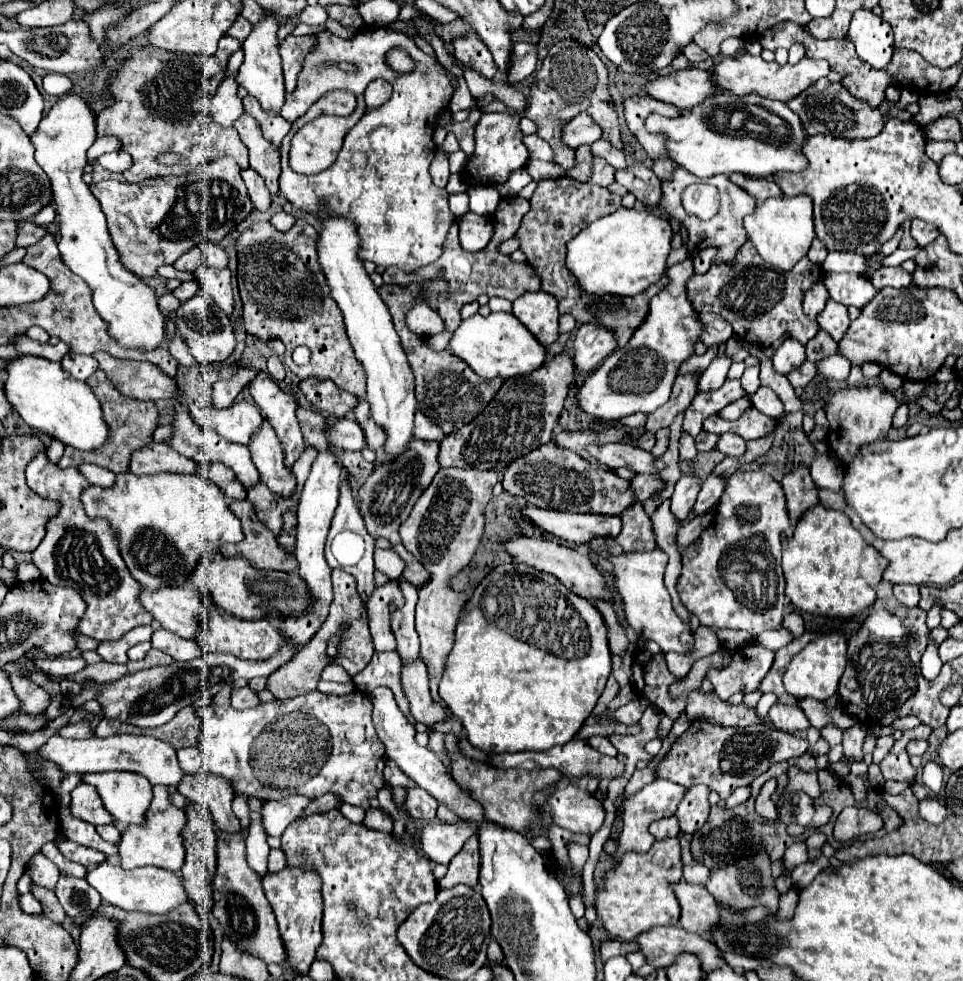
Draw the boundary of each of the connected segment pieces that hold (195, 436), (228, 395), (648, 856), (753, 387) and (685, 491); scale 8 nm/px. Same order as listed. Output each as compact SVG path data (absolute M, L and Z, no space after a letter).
M176 404L176 420L174 420L174 438L172 438L172 448L176 452L180 452L182 456L186 458L194 458L196 462L200 464L210 464L210 462L222 462L226 464L228 468L234 470L236 478L246 486L246 488L252 488L254 484L260 482L260 476L258 476L258 470L254 468L254 462L250 460L250 450L248 446L240 446L240 444L232 444L232 442L226 442L224 438L216 436L216 432L208 432L208 430L202 430L198 426L194 426L194 422L188 418L188 412Z
M240 370L234 374L234 378L230 380L220 380L212 386L212 404L216 408L226 408L230 404L234 404L236 396L240 394L240 390L256 376L256 372L252 370Z
M678 838L658 840L646 854L624 854L620 864L608 872L596 892L596 910L604 922L604 928L612 936L630 942L654 926L678 924L680 904L672 890L678 882L682 882L682 848Z
M760 365L747 367L741 377L741 386L749 395L754 394L760 387Z
M682 474L682 478L676 482L676 490L672 494L672 512L678 516L678 520L686 520L686 514L694 506L700 488L702 478L696 474Z

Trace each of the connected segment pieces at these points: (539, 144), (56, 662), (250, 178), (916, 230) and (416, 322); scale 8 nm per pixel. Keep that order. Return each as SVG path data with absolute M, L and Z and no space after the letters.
M528 134L524 136L524 144L530 152L530 158L538 158L538 160L548 160L552 162L554 160L554 152L550 148L550 144L546 144L542 138L538 138L536 134Z
M42 658L42 660L36 660L36 666L44 672L52 674L52 676L66 678L74 672L80 672L86 666L86 662L82 658L54 658L54 660L48 660L48 658L44 660Z
M252 168L242 170L242 180L246 182L246 188L248 188L250 200L254 202L254 208L260 210L260 212L266 212L270 208L270 204L272 204L272 194L268 192L264 180Z
M912 220L912 238L918 246L930 244L938 234L938 228L934 228L932 224L926 224L924 220Z
M416 304L406 316L406 324L412 332L424 336L432 336L444 330L442 318L428 304Z

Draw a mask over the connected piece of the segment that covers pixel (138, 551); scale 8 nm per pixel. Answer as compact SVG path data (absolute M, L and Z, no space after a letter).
M132 472L118 474L116 484L110 488L92 486L84 490L82 504L90 518L106 518L112 528L120 532L120 552L130 570L130 574L150 590L182 586L182 580L190 580L194 568L202 560L214 560L222 544L242 540L244 532L240 520L230 512L230 506L220 492L220 488L200 476L180 476L180 474L156 474L156 476L136 476Z

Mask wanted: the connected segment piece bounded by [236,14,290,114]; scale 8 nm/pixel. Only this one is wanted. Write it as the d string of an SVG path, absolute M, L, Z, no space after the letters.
M270 14L268 18L260 20L252 34L244 40L242 44L242 50L244 50L244 62L238 70L238 84L244 86L248 90L250 96L254 96L262 110L264 112L274 112L274 114L280 114L282 110L282 104L286 102L286 90L284 90L284 78L282 78L282 66L280 66L280 54L278 54L278 38L276 38L276 32L278 32L278 22L280 26L284 26L290 18L282 18L278 20L276 14Z

